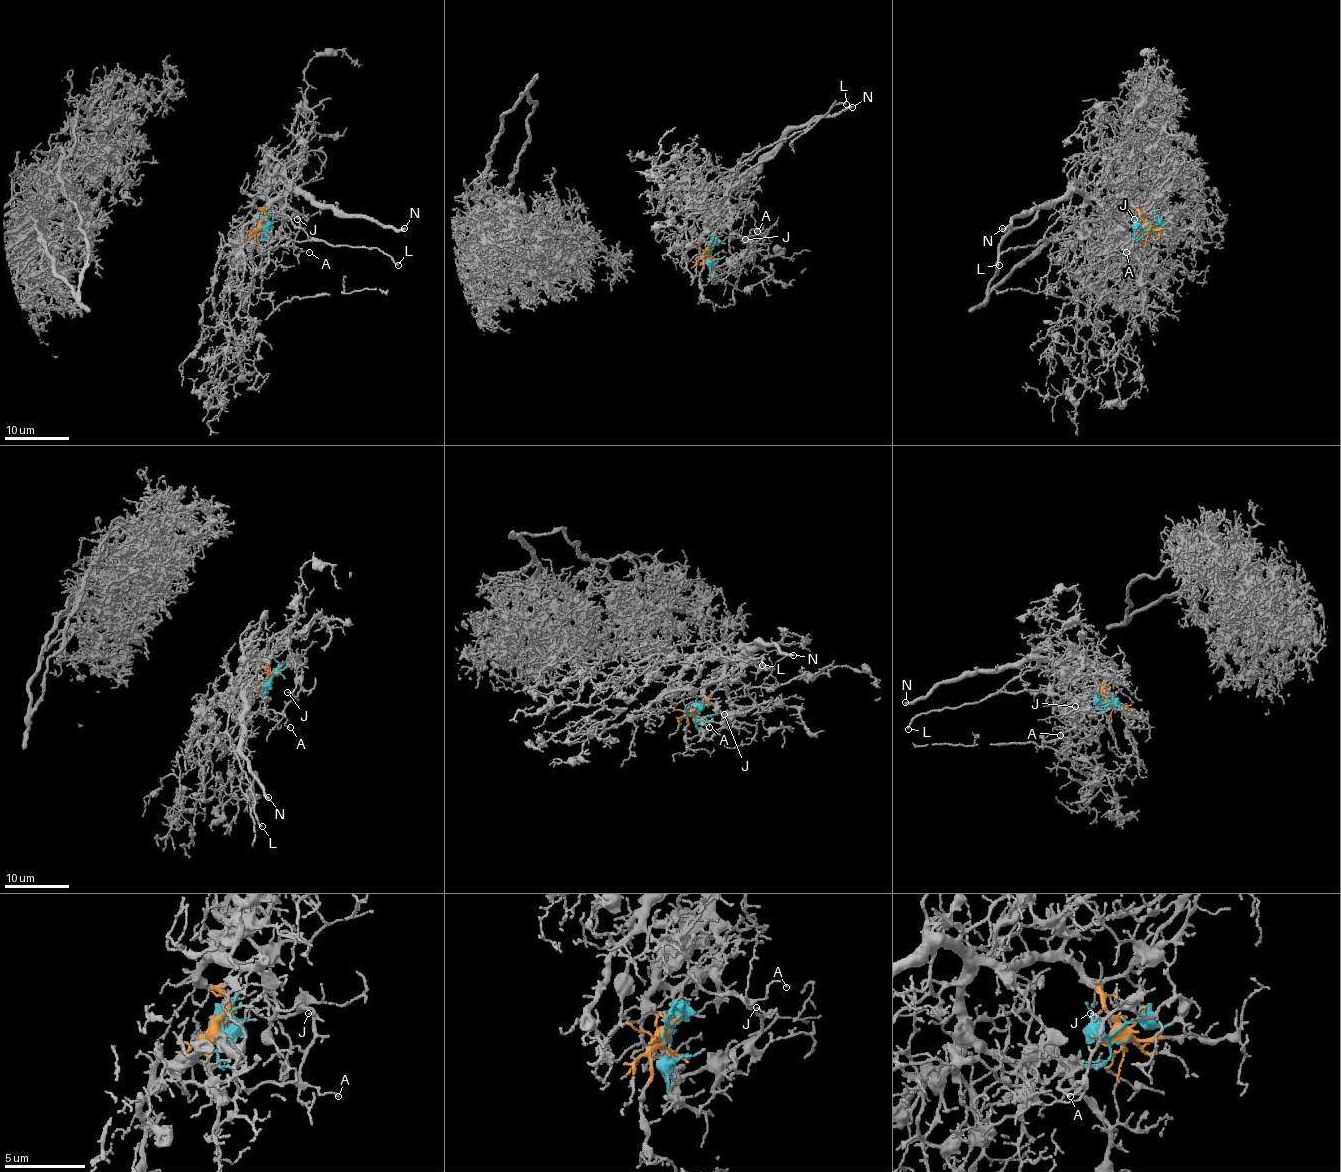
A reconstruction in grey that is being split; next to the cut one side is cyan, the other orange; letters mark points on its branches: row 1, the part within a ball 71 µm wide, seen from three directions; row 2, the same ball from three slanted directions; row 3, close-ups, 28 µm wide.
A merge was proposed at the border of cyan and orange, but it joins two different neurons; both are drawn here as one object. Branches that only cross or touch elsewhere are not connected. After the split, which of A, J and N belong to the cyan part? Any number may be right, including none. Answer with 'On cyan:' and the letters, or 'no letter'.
On cyan: A, J

